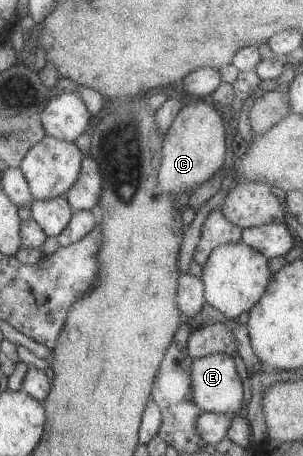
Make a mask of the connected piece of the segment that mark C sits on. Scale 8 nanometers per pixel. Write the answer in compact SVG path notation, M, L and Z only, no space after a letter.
M192 99L187 106L182 106L162 137L156 177L158 188L171 195L179 191L189 193L224 167L225 149L225 127L218 107L207 99Z

